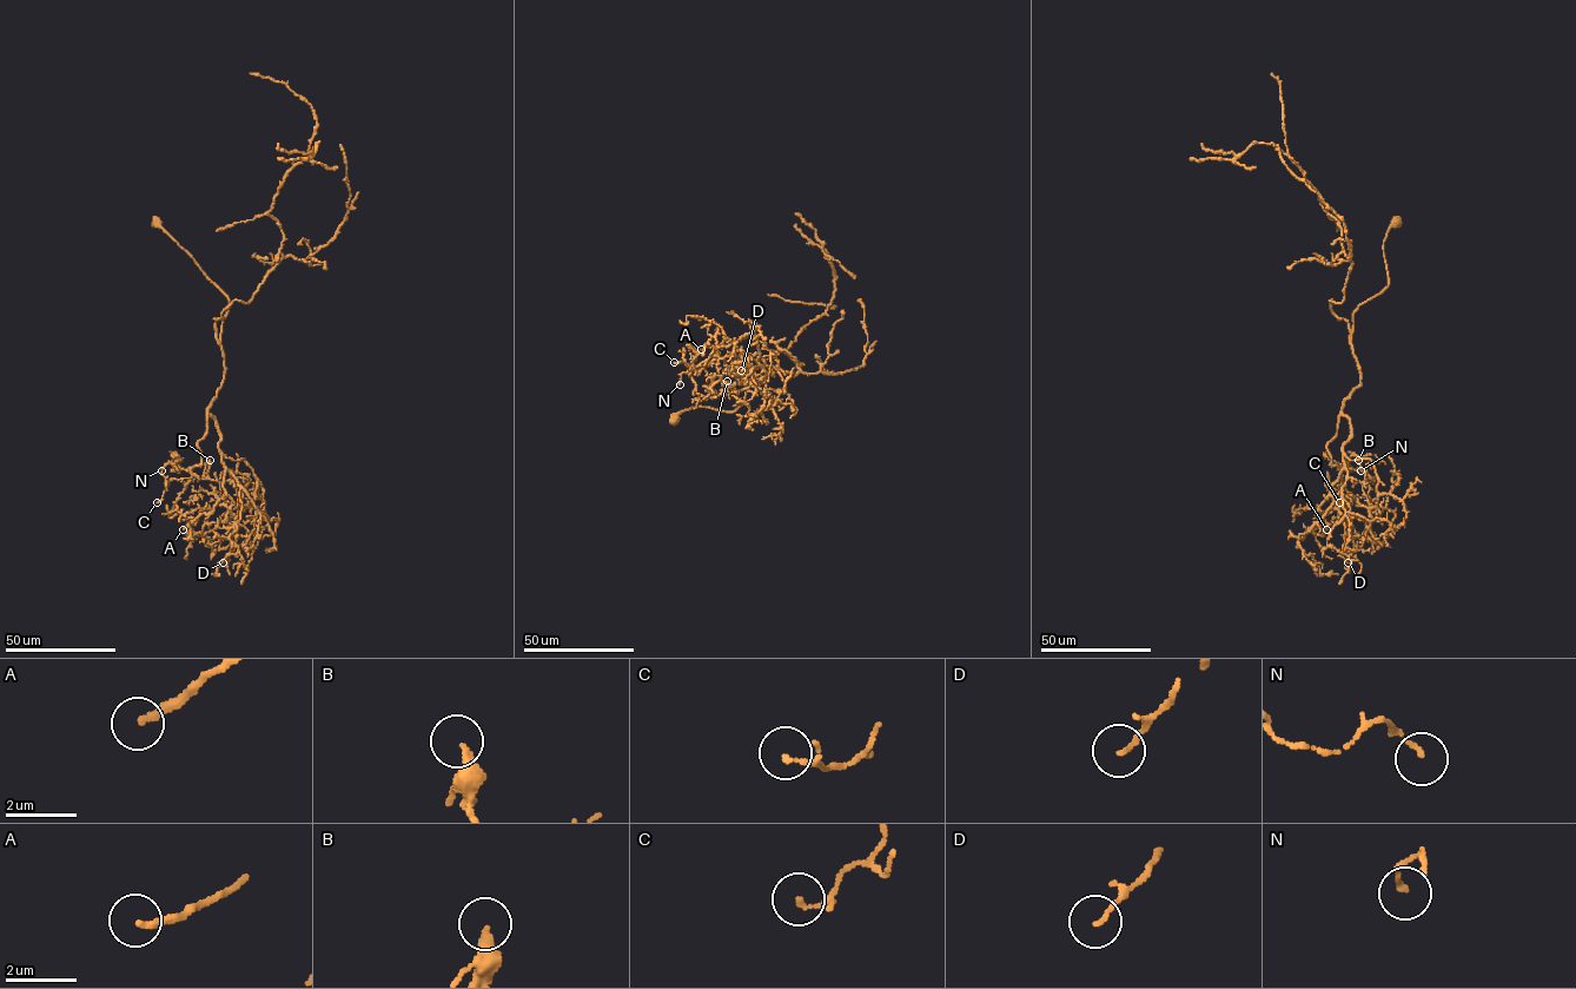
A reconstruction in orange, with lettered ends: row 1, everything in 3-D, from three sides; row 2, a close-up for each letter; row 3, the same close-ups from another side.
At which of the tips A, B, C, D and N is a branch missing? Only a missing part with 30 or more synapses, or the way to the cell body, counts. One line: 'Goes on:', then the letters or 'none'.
Goes on: none

